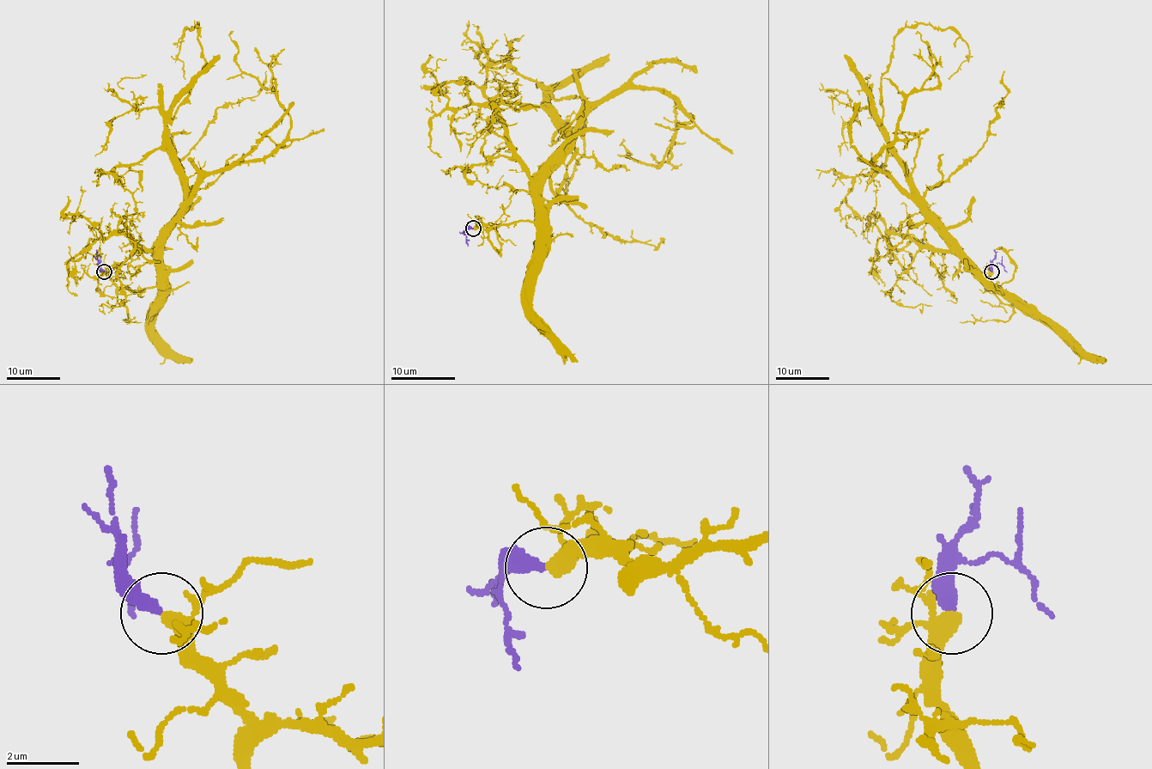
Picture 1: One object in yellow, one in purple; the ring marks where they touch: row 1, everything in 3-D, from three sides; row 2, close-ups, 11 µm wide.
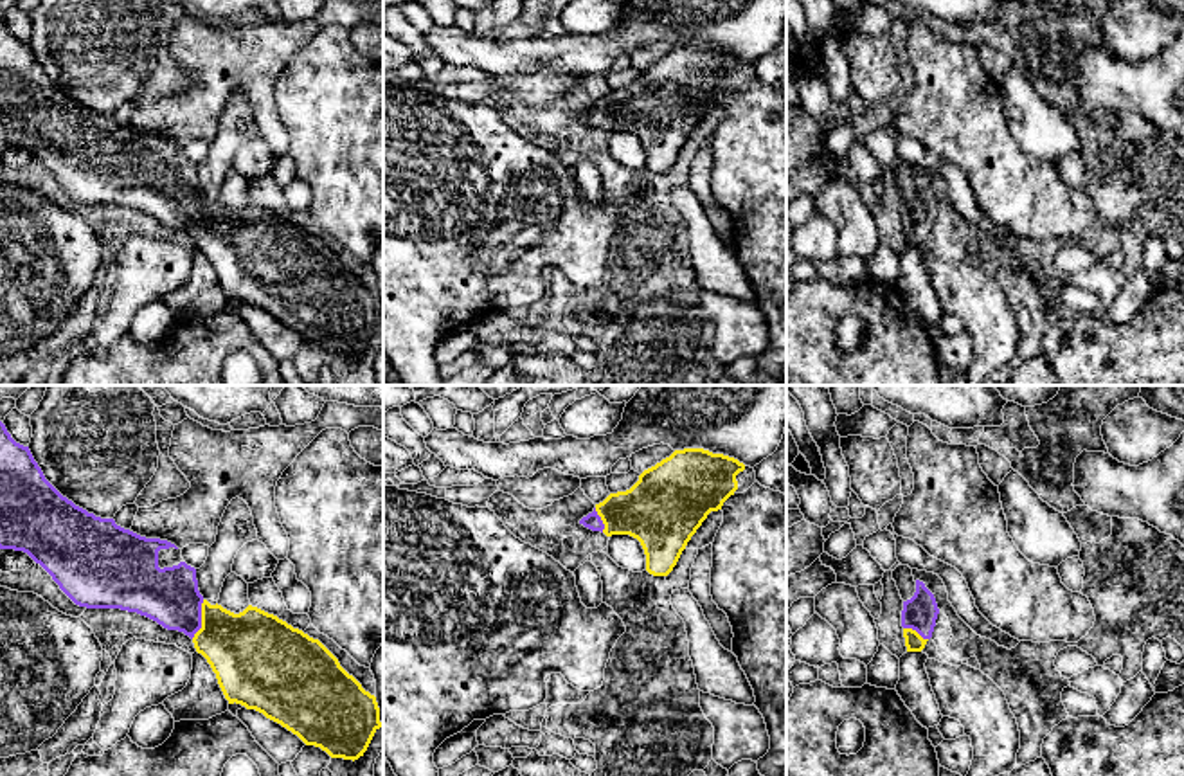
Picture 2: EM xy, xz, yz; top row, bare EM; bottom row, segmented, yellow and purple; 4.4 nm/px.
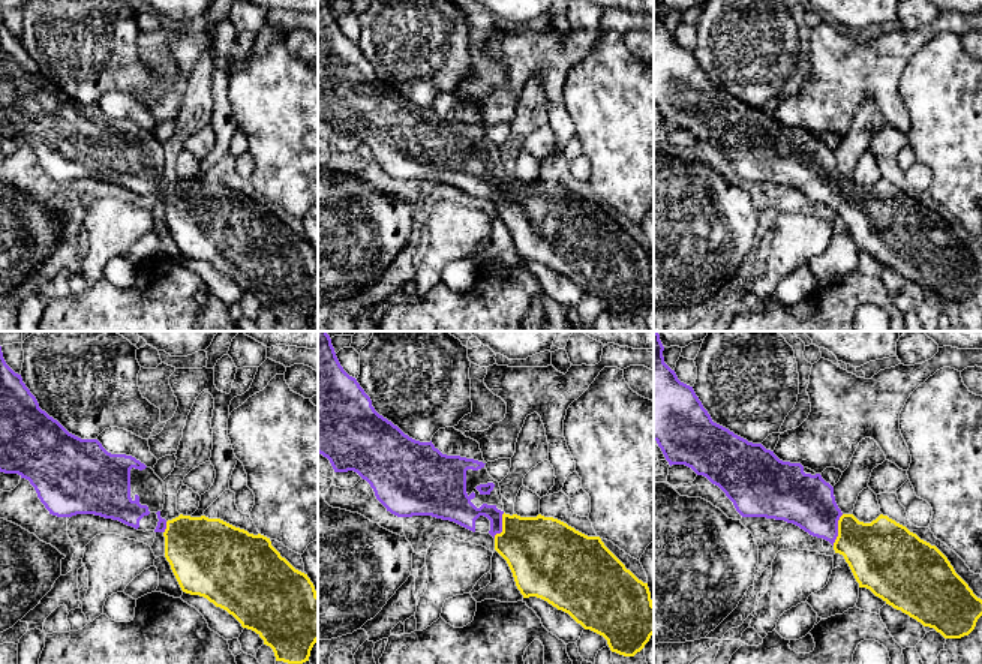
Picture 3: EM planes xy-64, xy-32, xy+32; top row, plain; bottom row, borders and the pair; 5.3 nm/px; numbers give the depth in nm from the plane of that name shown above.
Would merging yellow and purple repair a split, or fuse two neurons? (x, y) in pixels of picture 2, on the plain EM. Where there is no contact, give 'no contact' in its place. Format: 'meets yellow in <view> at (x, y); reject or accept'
meets yellow in xy at (202, 216); accept

